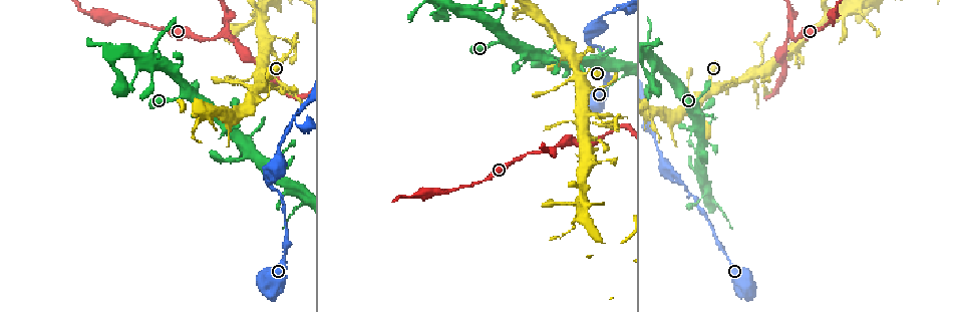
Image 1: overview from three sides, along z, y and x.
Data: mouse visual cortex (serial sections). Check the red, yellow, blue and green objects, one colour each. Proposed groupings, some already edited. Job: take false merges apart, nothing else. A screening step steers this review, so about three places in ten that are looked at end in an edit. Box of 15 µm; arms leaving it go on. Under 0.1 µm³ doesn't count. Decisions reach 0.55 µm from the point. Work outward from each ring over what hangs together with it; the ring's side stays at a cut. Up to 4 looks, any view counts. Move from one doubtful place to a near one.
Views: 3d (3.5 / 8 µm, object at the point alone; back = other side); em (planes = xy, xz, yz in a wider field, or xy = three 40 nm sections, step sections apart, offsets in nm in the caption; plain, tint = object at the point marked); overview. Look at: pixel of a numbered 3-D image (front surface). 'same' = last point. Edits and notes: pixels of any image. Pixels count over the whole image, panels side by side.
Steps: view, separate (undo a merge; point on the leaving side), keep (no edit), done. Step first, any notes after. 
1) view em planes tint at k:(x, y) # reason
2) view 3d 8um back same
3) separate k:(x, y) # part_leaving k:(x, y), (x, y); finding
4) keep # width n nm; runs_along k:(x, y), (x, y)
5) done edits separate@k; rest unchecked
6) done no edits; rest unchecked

view 3d 8um at 1:(294, 119) # abrupt turn

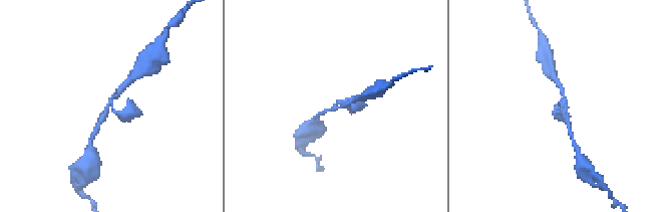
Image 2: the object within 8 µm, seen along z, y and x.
view em planes tint at 2:(335, 108) # arms 3; arm_widths 150, 200, 200 nm

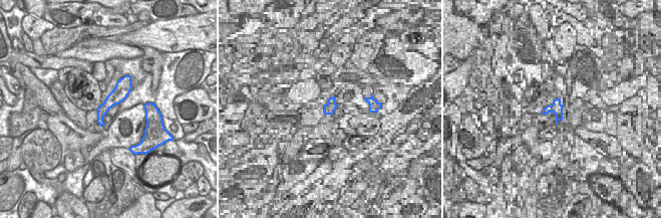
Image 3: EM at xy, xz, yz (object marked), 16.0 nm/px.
keep # runs_along 2:(97, 128), (109, 102), (117, 114), (128, 114); continuous, no second cell

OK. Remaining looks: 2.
view 3d 8um at 1:(219, 37) # three arms meet

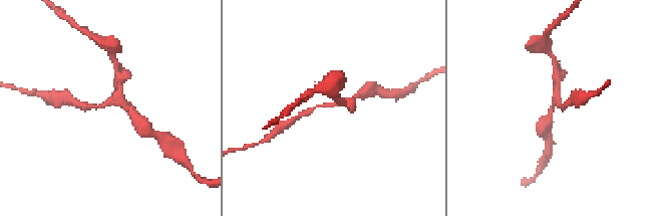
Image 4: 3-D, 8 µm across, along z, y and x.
view em xy step 5 tint at 4:(109, 103)

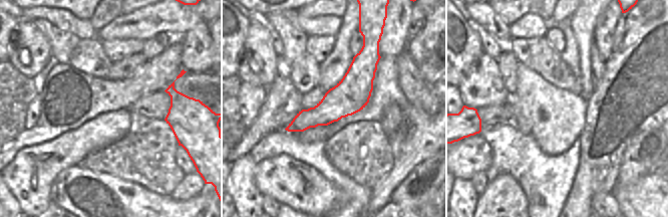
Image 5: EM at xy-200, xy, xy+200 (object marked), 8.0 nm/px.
keep # width 280 nm; runs_along 5:(367, 51), (360, 75), (290, 129); continuous, no second cell

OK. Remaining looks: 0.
done no edits; rest unchecked

